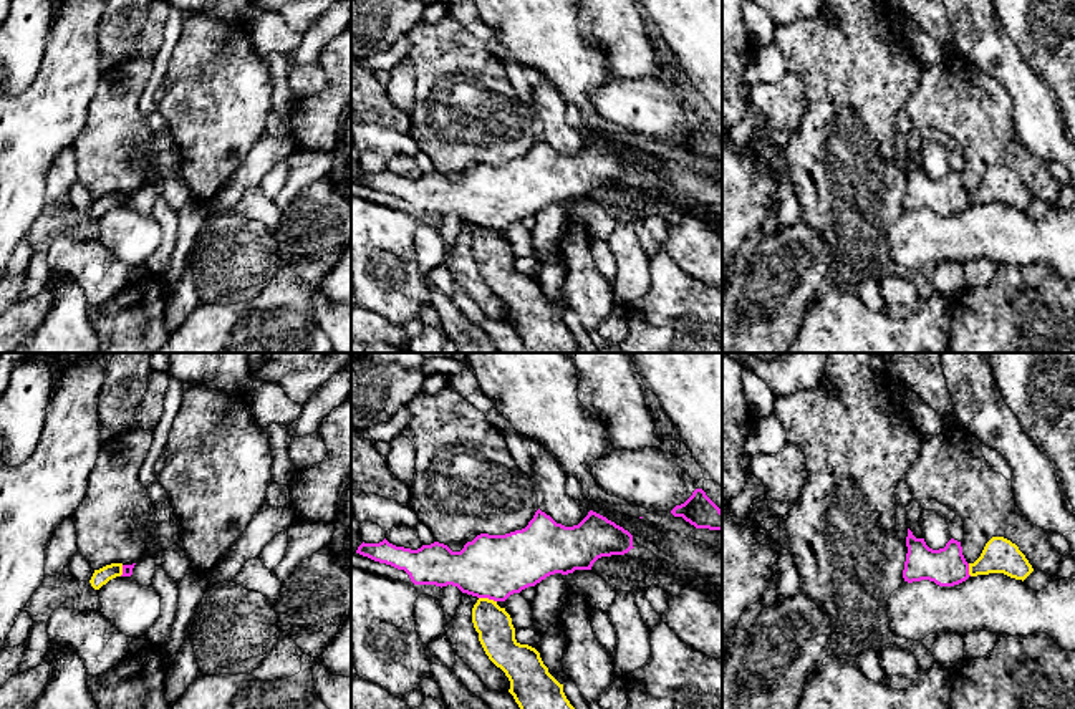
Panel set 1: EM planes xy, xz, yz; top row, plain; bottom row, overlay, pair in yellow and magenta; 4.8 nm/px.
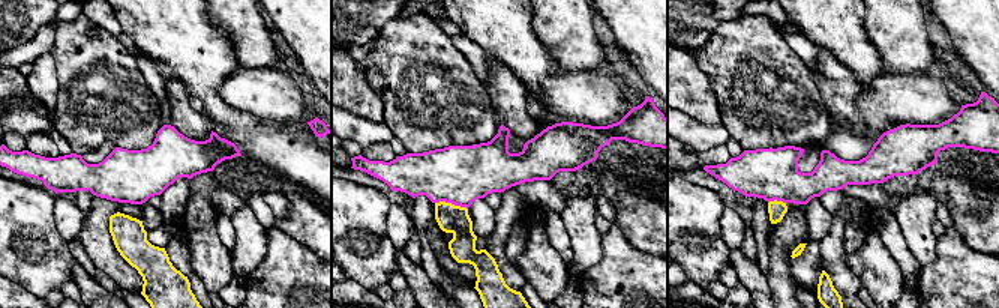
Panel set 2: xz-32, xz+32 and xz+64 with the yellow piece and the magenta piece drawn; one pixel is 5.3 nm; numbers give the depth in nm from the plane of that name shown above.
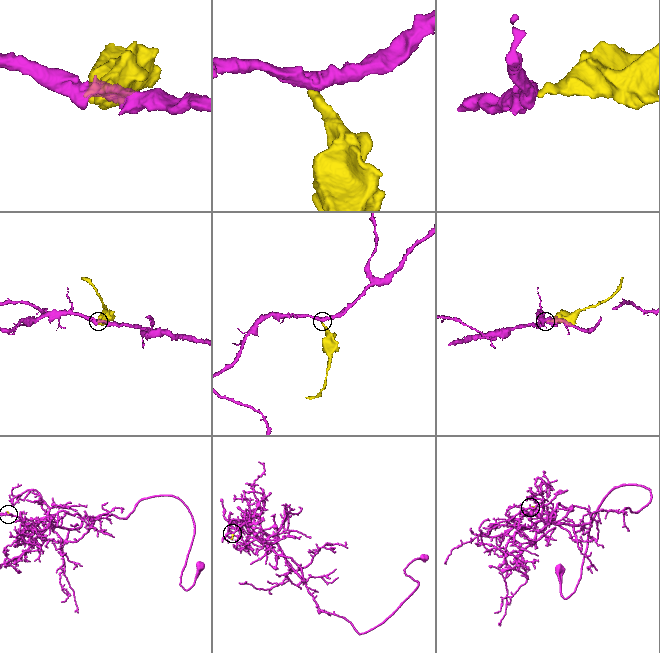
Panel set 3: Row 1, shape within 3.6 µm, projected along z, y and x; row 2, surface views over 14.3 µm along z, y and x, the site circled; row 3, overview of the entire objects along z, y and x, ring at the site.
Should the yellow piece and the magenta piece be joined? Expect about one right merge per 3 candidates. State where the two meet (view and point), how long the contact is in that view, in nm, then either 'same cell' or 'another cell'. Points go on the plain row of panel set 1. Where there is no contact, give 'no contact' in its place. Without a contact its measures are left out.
xz (487, 227) | 90 nm | another cell

